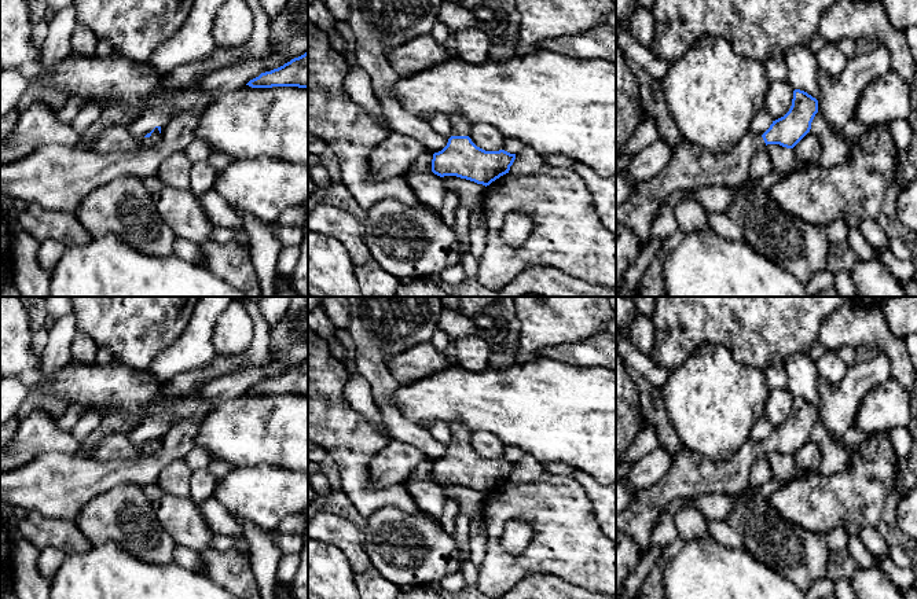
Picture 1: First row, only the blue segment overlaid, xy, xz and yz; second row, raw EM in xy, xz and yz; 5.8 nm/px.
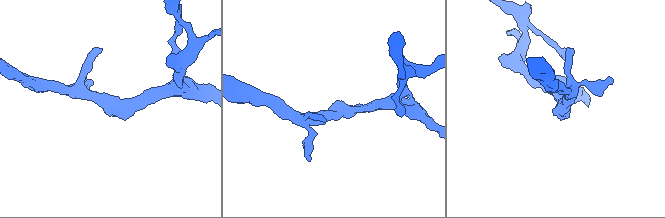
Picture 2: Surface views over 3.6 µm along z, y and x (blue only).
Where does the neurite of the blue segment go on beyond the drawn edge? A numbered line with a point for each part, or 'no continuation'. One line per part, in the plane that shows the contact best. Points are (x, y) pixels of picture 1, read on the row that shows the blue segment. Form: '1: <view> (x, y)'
1: xy (147, 142)

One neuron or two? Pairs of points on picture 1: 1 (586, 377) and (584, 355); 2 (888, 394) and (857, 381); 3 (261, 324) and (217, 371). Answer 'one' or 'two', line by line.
1: two
2: two
3: one

